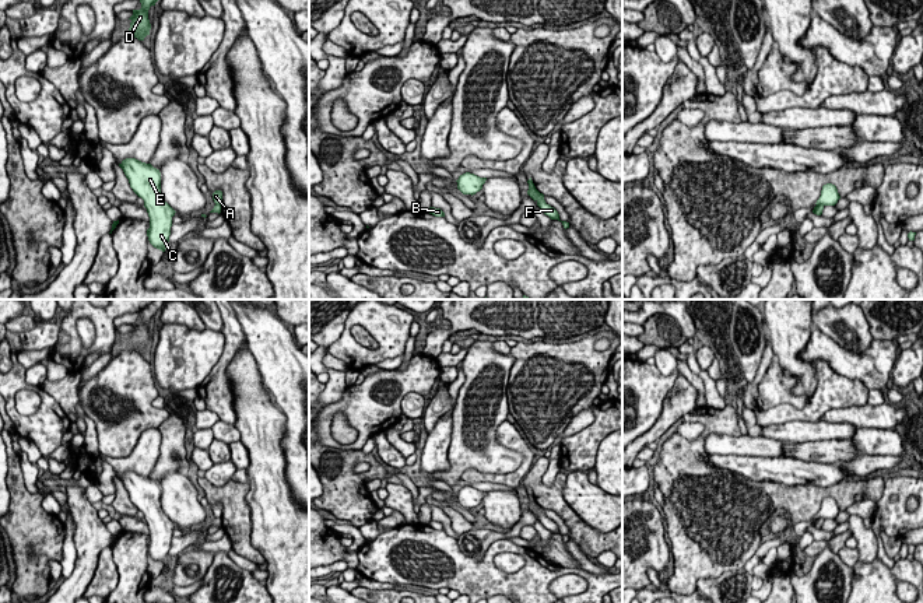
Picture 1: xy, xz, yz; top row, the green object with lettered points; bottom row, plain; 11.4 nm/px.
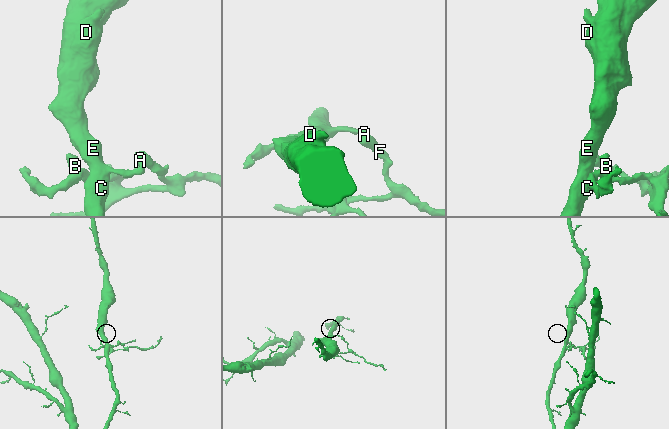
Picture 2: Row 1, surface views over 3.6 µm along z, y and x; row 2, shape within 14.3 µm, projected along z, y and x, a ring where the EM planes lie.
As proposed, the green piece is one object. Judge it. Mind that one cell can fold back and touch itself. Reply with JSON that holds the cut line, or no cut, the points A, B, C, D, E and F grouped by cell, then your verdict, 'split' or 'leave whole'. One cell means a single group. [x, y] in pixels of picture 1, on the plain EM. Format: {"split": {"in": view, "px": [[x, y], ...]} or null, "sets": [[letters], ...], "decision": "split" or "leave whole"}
{"split": {"in": "xz", "px": [[527, 494], [533, 498]]}, "sets": [["A", "B", "F"], ["C", "D", "E"]], "decision": "split"}

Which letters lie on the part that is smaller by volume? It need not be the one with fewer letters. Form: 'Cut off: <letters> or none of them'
Cut off: A, B, F

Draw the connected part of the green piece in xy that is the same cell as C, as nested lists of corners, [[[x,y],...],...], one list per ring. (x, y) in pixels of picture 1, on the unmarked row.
[[[126,471],[119,480],[129,492],[133,505],[144,513],[144,520],[150,530],[150,541],[147,543],[150,557],[165,565],[169,555],[172,530],[176,525],[162,511],[159,483],[136,471]]]

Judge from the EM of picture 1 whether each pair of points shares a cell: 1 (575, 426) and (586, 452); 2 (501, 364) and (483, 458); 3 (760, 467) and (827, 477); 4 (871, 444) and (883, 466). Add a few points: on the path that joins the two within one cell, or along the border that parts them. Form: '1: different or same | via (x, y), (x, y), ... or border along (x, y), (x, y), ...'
1: different | border along (596, 405), (593, 409), (595, 419), (561, 441)
2: same | via (476, 377), (467, 386), (463, 398), (463, 434)
3: same | via (776, 469), (810, 472)
4: different | border along (859, 452), (899, 456)

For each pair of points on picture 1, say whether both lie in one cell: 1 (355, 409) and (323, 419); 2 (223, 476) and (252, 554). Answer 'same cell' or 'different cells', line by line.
1: same cell
2: different cells

